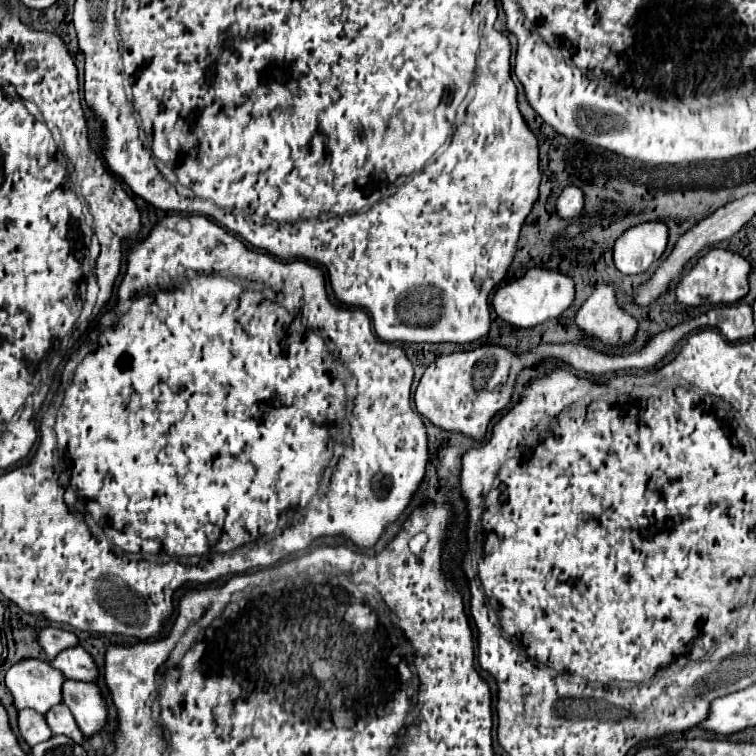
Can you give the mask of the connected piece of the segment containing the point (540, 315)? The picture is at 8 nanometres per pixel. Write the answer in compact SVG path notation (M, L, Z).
M529 269L523 277L501 285L495 295L493 295L493 309L495 313L515 325L515 327L535 327L543 321L555 319L559 317L571 303L575 297L575 289L573 289L573 281L557 271L547 271L547 269Z

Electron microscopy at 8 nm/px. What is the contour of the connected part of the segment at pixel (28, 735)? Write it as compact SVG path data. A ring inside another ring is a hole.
M21 709L17 723L19 723L19 735L25 739L29 747L47 741L51 737L51 729L47 727L45 717L33 709Z

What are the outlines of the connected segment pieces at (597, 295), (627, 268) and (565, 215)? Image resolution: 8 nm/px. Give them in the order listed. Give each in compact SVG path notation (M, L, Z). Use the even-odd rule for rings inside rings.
M609 285L595 289L577 311L575 323L587 337L597 339L603 347L631 345L639 329L639 323L617 307L615 289Z
M661 221L641 223L627 229L613 247L615 267L625 275L645 273L667 247L667 225Z
M569 185L561 191L559 199L557 199L557 215L561 219L575 219L579 217L581 209L583 209L583 193L579 187Z

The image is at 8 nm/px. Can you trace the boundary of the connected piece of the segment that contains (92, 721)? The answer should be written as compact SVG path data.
M65 679L63 683L63 703L71 709L83 735L91 737L97 733L107 719L107 707L101 691L95 683Z

